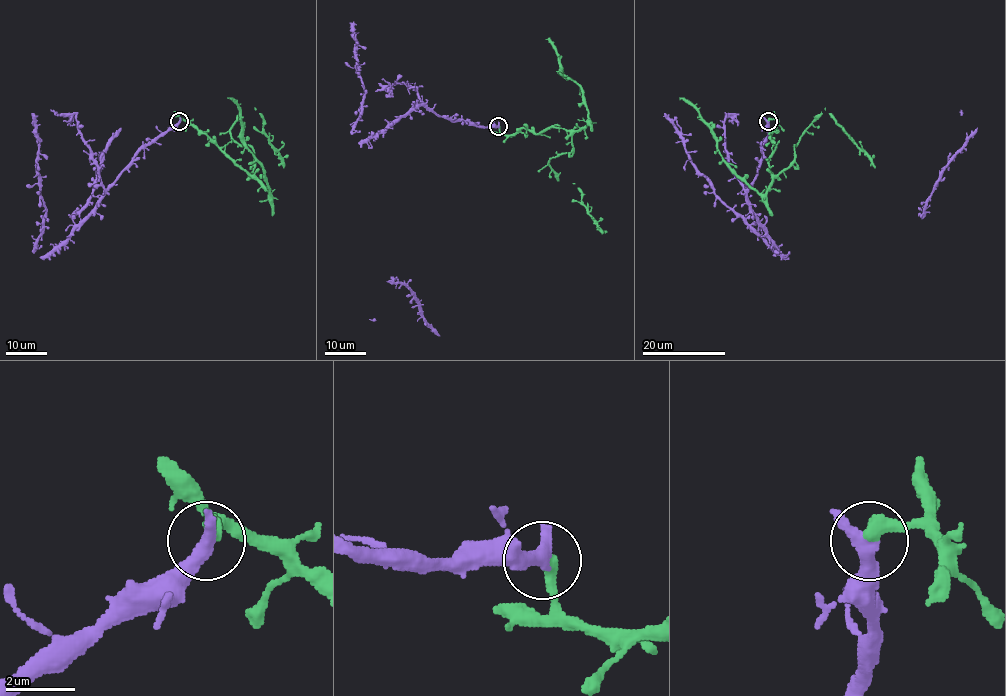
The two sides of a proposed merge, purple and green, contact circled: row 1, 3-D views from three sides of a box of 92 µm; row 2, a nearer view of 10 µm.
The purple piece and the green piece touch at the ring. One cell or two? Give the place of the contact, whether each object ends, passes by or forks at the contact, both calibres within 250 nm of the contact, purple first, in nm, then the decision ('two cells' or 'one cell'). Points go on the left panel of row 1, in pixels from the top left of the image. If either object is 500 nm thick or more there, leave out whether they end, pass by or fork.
place (179, 121); calibres 550 and 440 nm; two cells

